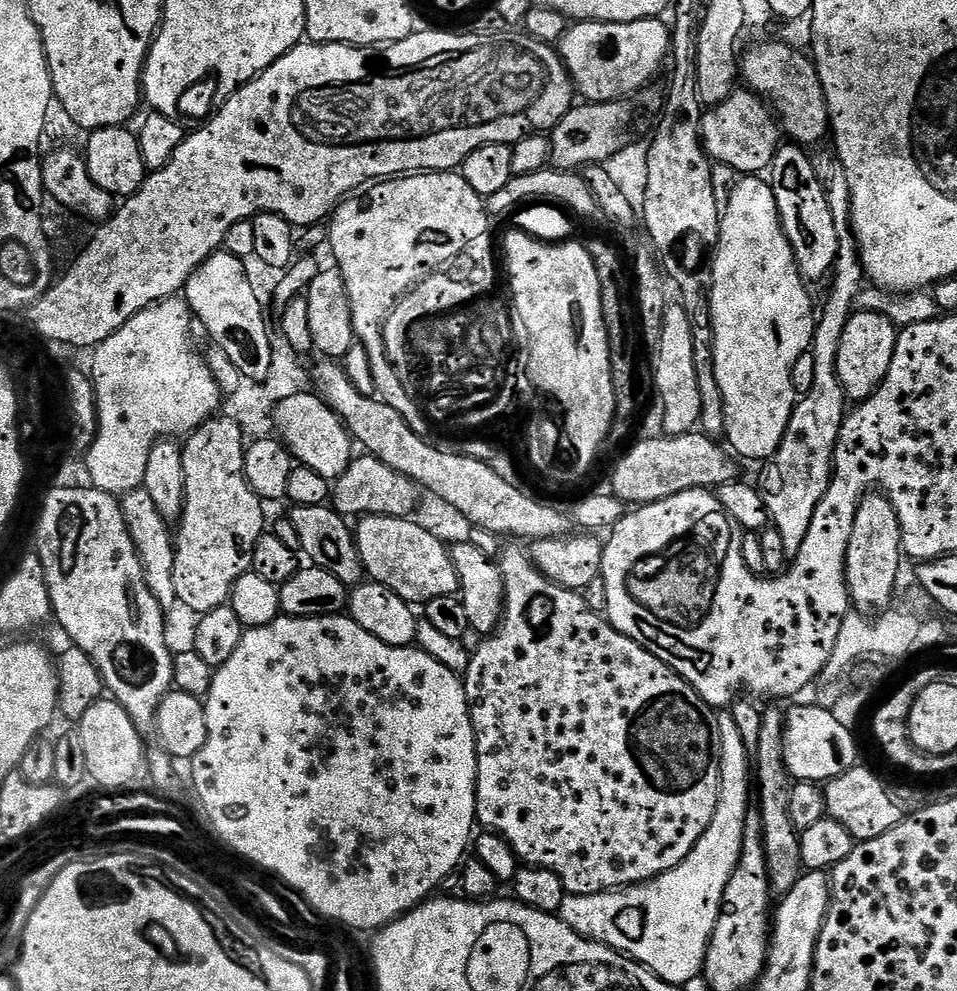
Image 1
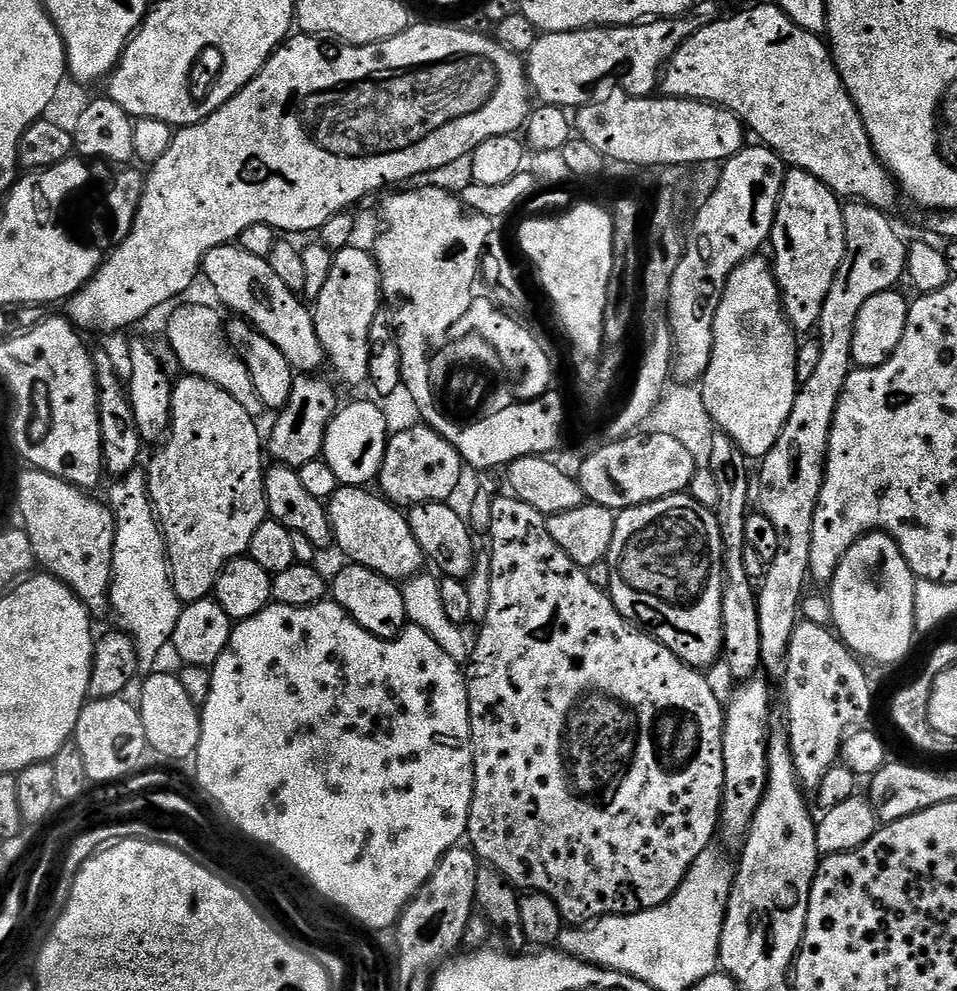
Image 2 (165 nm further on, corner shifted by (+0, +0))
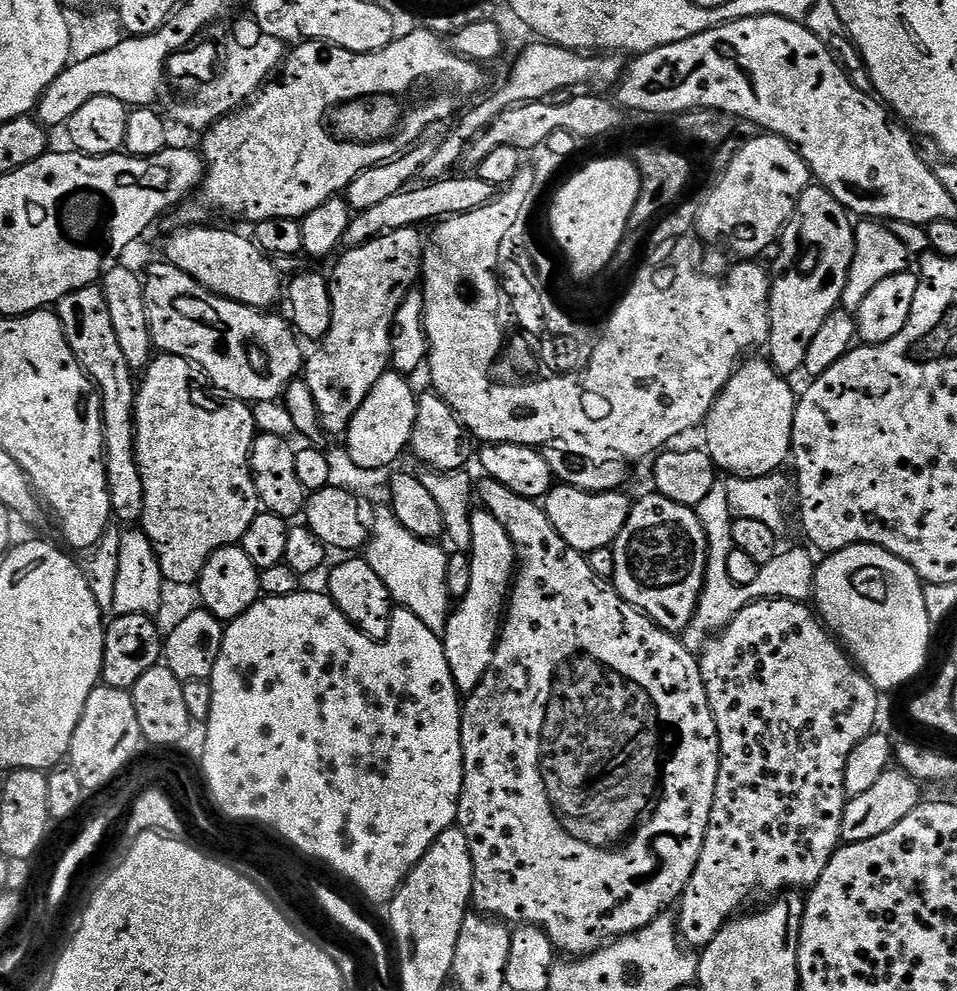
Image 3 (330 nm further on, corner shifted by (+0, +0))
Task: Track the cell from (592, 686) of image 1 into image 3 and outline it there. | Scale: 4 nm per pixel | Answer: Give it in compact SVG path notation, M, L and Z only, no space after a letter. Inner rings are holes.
M487 478L481 481L475 485L475 495L479 503L480 500L484 503L481 504L483 511L494 514L494 518L506 526L506 534L510 534L510 542L514 542L518 567L494 658L482 682L467 693L460 713L464 777L456 824L462 834L466 834L466 842L470 842L470 858L474 862L471 907L512 926L532 924L541 928L557 953L579 958L598 951L619 937L642 930L667 909L664 908L667 904L675 905L684 893L690 874L694 874L706 838L706 826L710 822L720 765L718 730L702 682L700 661L684 645L683 639L660 628L649 616L643 616L616 593L609 581L598 578L598 574L590 570L587 555L568 547L554 526L550 526L550 518L546 518L537 501L522 498L522 494L514 494L514 490L506 490L502 482Z

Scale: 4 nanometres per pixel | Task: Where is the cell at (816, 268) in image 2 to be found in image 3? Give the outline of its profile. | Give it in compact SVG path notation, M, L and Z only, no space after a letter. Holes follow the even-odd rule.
M810 186L798 198L792 217L778 237L780 253L770 267L767 359L781 376L800 372L806 349L822 322L840 308L842 290L854 258L854 220L822 186Z

